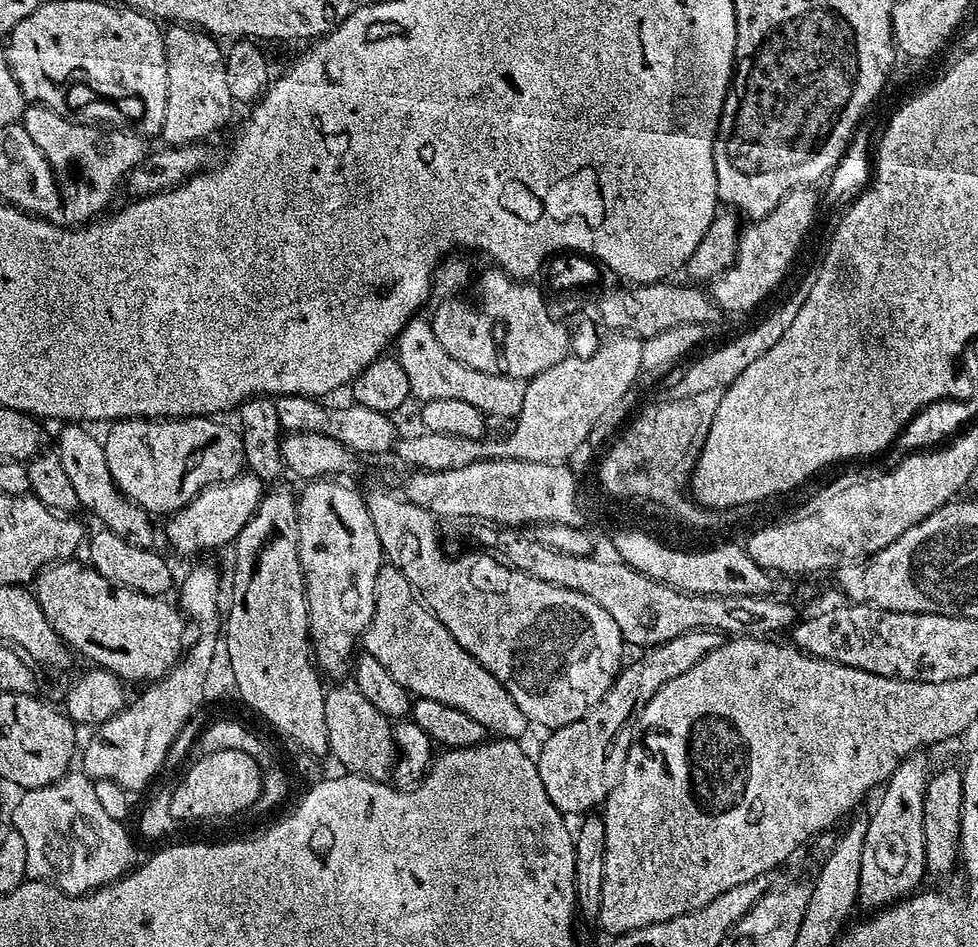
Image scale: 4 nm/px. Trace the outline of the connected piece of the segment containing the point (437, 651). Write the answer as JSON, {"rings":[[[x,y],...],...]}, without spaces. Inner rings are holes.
{"rings":[[[395,570],[381,571],[376,577],[374,614],[363,634],[362,648],[413,697],[461,712],[493,737],[520,738],[526,729],[524,715],[512,705],[500,683],[451,640]]]}

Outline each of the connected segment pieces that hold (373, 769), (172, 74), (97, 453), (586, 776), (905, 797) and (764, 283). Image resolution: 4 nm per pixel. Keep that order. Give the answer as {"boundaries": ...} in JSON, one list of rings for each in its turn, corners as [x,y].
{"boundaries":[[[[336,692],[333,696],[331,693],[324,701],[327,751],[332,752],[333,758],[344,767],[341,769],[345,773],[375,782],[387,781],[398,755],[394,747],[392,728],[385,717],[375,712],[370,705],[361,702],[355,695],[352,696]]],[[[172,26],[163,33],[164,58],[166,60],[166,114],[160,127],[160,136],[165,145],[194,144],[207,141],[211,132],[216,132],[232,116],[234,101],[226,86],[222,48],[206,32],[188,26]]],[[[84,426],[61,428],[64,429],[56,440],[55,455],[58,457],[60,473],[71,492],[71,499],[75,502],[77,500],[104,527],[101,529],[105,533],[132,546],[148,546],[146,544],[152,540],[152,528],[148,525],[149,517],[117,492],[116,485],[113,484],[108,468],[104,464],[104,453],[98,440],[95,440]]],[[[704,629],[683,632],[678,638],[670,638],[670,642],[662,642],[640,660],[627,663],[617,673],[610,690],[586,716],[578,722],[555,728],[547,735],[549,737],[536,754],[536,769],[548,801],[558,813],[580,816],[593,811],[594,806],[603,805],[621,776],[633,730],[646,703],[666,686],[666,682],[674,682],[678,674],[686,674],[690,666],[698,666],[698,662],[718,650],[721,643],[721,633]]],[[[923,751],[915,752],[901,762],[883,787],[883,794],[872,814],[867,819],[866,842],[862,842],[862,872],[858,882],[858,904],[862,909],[883,910],[913,895],[921,887],[920,879],[925,879],[926,837],[922,833],[922,803],[928,785],[930,767]]],[[[812,190],[787,192],[766,218],[749,223],[748,228],[741,231],[736,262],[710,284],[710,296],[719,311],[721,308],[724,312],[748,312],[758,307],[783,282],[792,259],[800,252],[804,235],[816,220],[816,200],[818,204],[817,193],[815,196]]]]}

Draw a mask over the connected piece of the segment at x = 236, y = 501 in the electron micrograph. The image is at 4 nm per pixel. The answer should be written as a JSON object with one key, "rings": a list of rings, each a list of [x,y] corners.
{"rings":[[[237,474],[227,482],[203,488],[185,508],[167,517],[164,536],[168,544],[180,556],[192,556],[195,552],[208,552],[211,548],[227,549],[237,534],[250,522],[262,499],[262,481],[253,474]]]}

